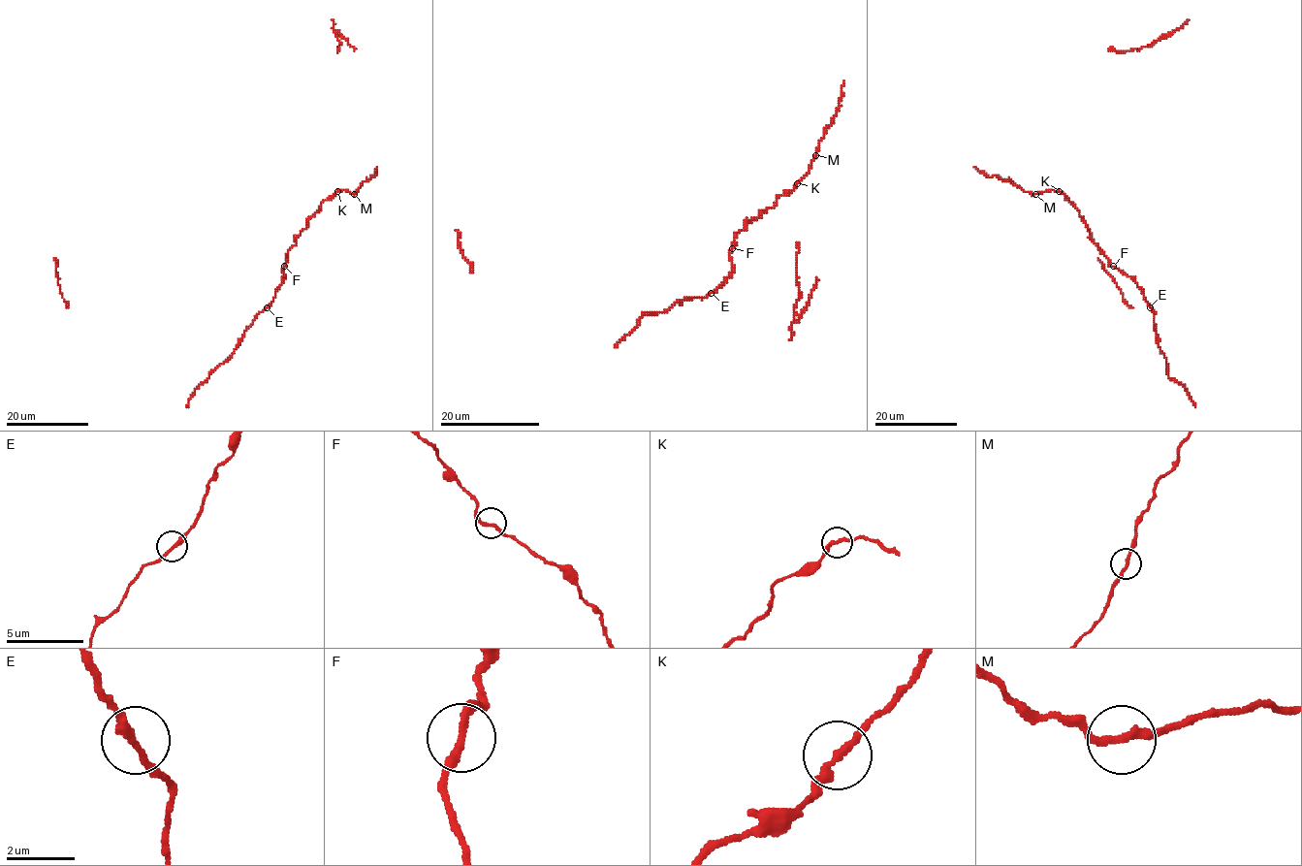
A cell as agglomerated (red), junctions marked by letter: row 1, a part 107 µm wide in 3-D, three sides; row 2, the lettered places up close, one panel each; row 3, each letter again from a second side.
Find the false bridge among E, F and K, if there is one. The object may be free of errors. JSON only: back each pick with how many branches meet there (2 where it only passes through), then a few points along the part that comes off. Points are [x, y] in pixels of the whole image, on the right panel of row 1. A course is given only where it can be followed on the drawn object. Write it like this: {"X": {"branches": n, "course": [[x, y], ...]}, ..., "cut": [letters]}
{"K": {"branches": 2, "course": [[1059, 191], [1031, 194], [1009, 179], [1003, 180], [995, 175], [989, 176], [973, 166]]}, "cut": ["K"]}

